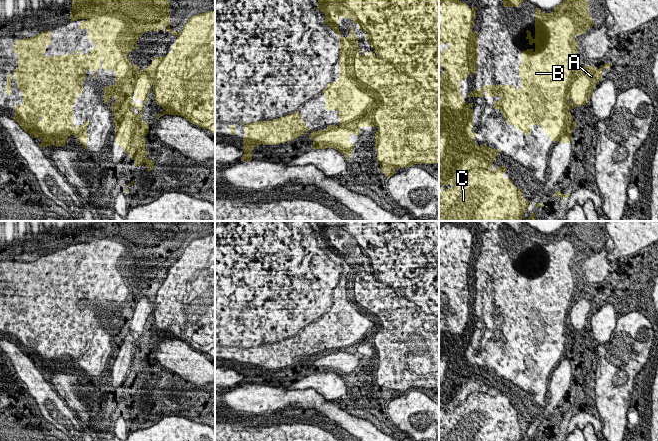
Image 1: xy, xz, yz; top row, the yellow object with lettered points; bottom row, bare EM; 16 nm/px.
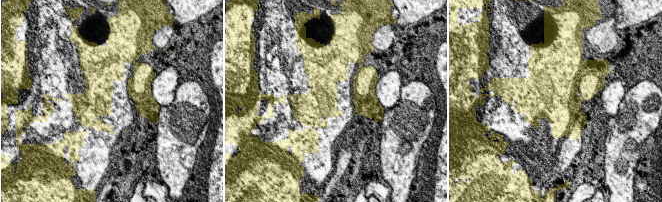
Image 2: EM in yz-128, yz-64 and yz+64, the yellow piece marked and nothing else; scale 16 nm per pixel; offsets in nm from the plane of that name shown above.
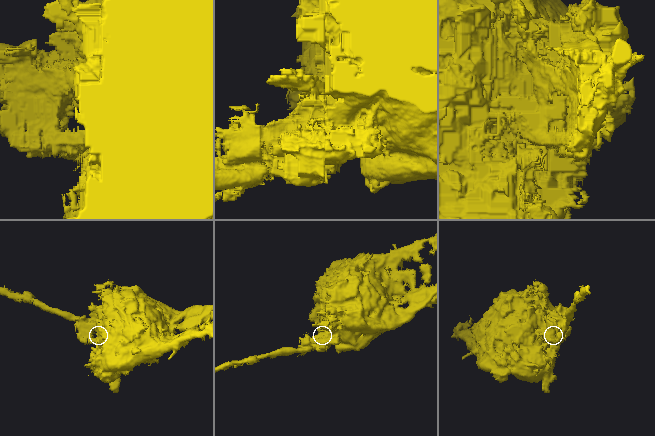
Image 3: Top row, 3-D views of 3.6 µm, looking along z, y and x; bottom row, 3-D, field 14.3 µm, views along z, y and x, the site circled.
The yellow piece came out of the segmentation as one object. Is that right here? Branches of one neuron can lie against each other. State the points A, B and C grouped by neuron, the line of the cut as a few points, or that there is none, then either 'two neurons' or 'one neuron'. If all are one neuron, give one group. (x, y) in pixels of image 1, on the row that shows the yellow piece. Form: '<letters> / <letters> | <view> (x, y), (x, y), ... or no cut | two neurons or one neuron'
A / B C | xz (339, 125), (343, 128), (357, 128), (359, 130) | two neurons

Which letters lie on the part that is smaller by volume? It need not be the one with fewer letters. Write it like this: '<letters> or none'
A

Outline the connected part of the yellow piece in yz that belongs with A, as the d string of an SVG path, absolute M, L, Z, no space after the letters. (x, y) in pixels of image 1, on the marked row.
M605 63L601 65L600 69L588 65L573 69L571 87L568 90L572 102L570 104L571 109L588 103L588 99L591 98L597 82L602 79L603 70L611 66L611 63Z

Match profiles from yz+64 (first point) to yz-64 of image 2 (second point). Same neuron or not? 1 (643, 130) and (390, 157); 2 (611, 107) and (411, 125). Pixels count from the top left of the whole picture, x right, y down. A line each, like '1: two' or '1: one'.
1: one
2: two

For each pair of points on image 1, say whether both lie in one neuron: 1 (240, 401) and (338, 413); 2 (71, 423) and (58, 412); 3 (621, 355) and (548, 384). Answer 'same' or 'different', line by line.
1: same
2: same
3: different

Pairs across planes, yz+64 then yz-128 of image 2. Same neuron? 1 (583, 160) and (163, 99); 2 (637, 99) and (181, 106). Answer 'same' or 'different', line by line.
1: different
2: different

